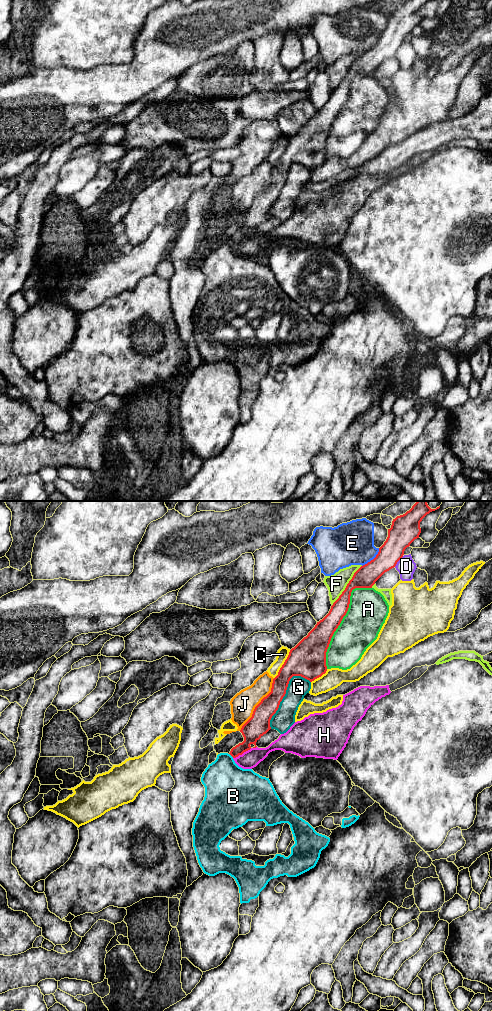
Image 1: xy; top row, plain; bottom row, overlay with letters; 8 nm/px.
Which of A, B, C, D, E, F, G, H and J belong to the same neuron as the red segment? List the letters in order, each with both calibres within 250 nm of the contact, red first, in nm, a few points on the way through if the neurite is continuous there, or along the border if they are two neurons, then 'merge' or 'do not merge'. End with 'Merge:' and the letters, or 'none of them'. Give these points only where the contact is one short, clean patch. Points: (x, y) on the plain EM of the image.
A: calibres 190 and 320 nm; do not merge
B: calibres 160 and 360 nm; do not merge
C: calibres 300 and 90 nm; do not merge
D: calibres 220 and 150 nm; border xy (403, 44), (394, 54); do not merge
E: calibres 180 and 340 nm; do not merge
F: calibres 180 and 160 nm; do not merge
G: calibres 160 and 170 nm; do not merge
H: calibres 170 and 140 nm; border xy (251, 236), (233, 246); do not merge
J: calibres 180 and 190 nm; do not merge
Merge: none of them

